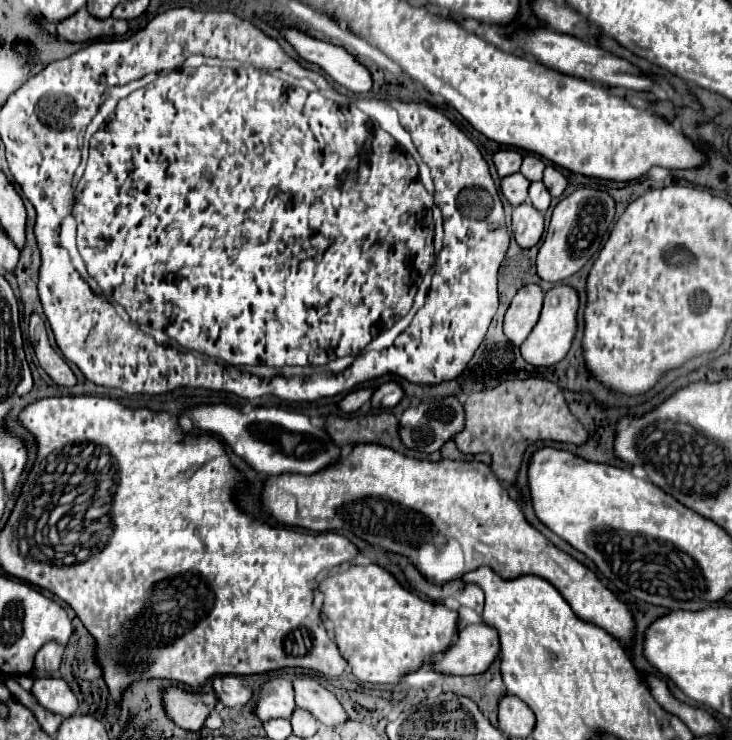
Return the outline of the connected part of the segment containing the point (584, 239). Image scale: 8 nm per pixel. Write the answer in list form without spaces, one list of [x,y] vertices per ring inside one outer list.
[[[579,187],[553,209],[547,237],[537,253],[537,275],[543,281],[559,283],[577,273],[595,253],[601,251],[615,221],[615,201],[605,193],[589,187]]]

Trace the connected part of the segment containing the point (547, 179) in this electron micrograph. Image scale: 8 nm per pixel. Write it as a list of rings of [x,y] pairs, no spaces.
[[[553,165],[545,167],[545,171],[543,171],[543,183],[549,189],[551,197],[559,197],[565,191],[565,187],[567,187],[567,179]]]

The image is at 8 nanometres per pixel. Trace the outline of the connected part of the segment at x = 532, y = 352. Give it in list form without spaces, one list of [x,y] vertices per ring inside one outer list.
[[[555,285],[553,289],[549,289],[545,293],[541,317],[539,317],[537,325],[533,327],[531,335],[521,345],[521,355],[529,365],[551,367],[567,355],[571,341],[575,337],[575,331],[577,331],[577,309],[579,309],[579,297],[577,297],[575,289],[571,289],[567,285]]]

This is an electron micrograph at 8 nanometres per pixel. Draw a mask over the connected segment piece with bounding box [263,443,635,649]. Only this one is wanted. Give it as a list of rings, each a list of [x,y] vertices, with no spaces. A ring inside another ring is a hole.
[[[369,443],[369,445],[361,445],[361,447],[353,447],[353,451],[349,451],[349,455],[343,455],[335,465],[331,465],[329,469],[325,471],[319,471],[315,475],[295,475],[295,473],[285,473],[285,475],[277,475],[277,477],[271,477],[267,483],[265,483],[265,491],[263,491],[263,507],[269,515],[273,515],[277,521],[281,523],[287,523],[287,525],[295,525],[295,527],[303,527],[303,529],[309,529],[309,531],[351,531],[353,535],[365,539],[367,543],[371,545],[379,545],[383,547],[385,551],[389,553],[395,553],[395,555],[403,555],[407,557],[415,567],[419,567],[419,549],[423,545],[433,545],[433,547],[439,547],[439,545],[447,545],[451,541],[457,541],[459,547],[461,547],[461,553],[463,553],[463,567],[461,567],[461,573],[455,573],[455,575],[449,575],[449,579],[453,577],[459,577],[459,575],[465,575],[481,565],[487,565],[491,567],[501,579],[517,579],[521,575],[537,575],[541,579],[547,579],[561,595],[563,599],[571,605],[571,609],[575,611],[575,615],[587,623],[593,623],[601,629],[605,629],[609,635],[613,635],[625,649],[633,649],[633,637],[635,637],[635,619],[633,619],[633,613],[629,611],[629,607],[625,603],[621,603],[601,581],[599,577],[587,569],[585,565],[581,565],[577,559],[573,559],[571,555],[567,555],[565,551],[557,549],[549,539],[545,539],[537,529],[533,529],[521,507],[517,505],[517,501],[513,501],[509,497],[509,493],[503,489],[503,485],[499,483],[499,479],[493,475],[491,477],[491,469],[485,465],[485,463],[479,463],[479,461],[449,461],[449,459],[441,459],[437,463],[433,461],[421,461],[421,459],[409,459],[389,447],[377,447],[375,443]]]

